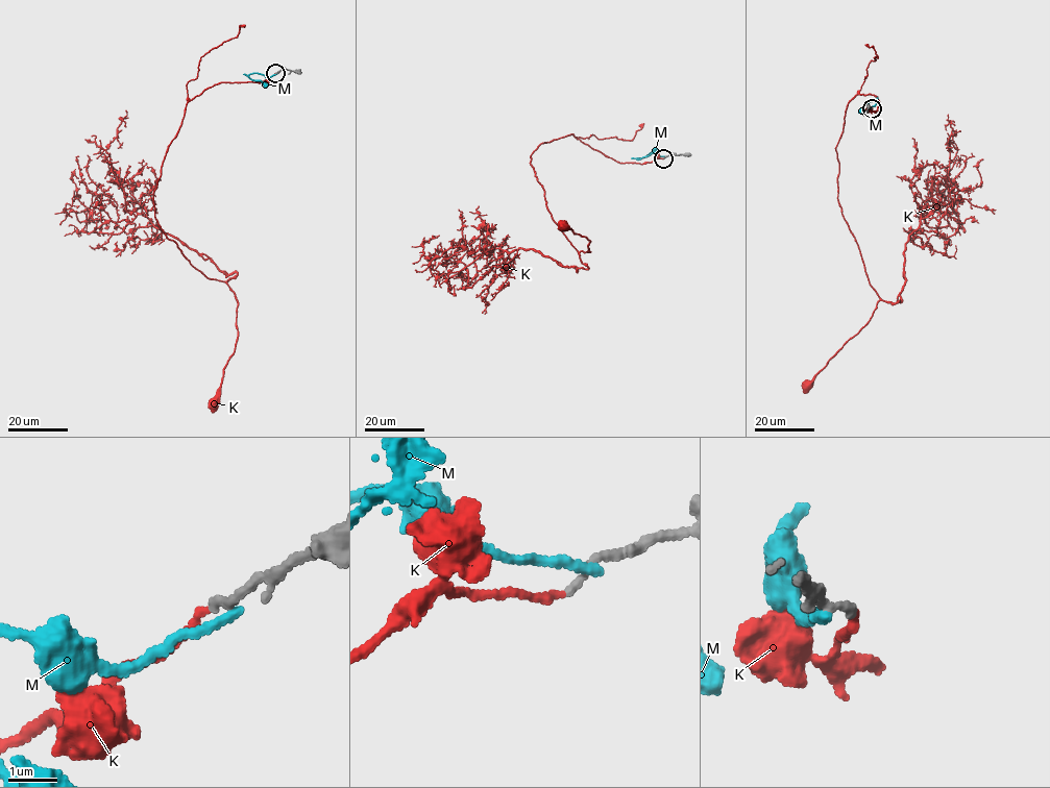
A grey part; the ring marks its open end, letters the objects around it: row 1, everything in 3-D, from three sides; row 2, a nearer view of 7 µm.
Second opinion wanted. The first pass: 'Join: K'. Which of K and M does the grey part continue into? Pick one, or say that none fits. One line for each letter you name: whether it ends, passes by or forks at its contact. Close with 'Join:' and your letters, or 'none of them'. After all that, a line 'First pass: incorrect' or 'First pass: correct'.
K: it ends
Join: K
First pass: correct

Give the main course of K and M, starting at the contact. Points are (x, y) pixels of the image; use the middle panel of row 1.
K: (663, 158), (617, 163), (571, 133), (542, 143), (530, 163), (551, 217), (589, 251), (589, 240), (562, 226)
M: (665, 157), (650, 152), (636, 158), (646, 156), (656, 148)

